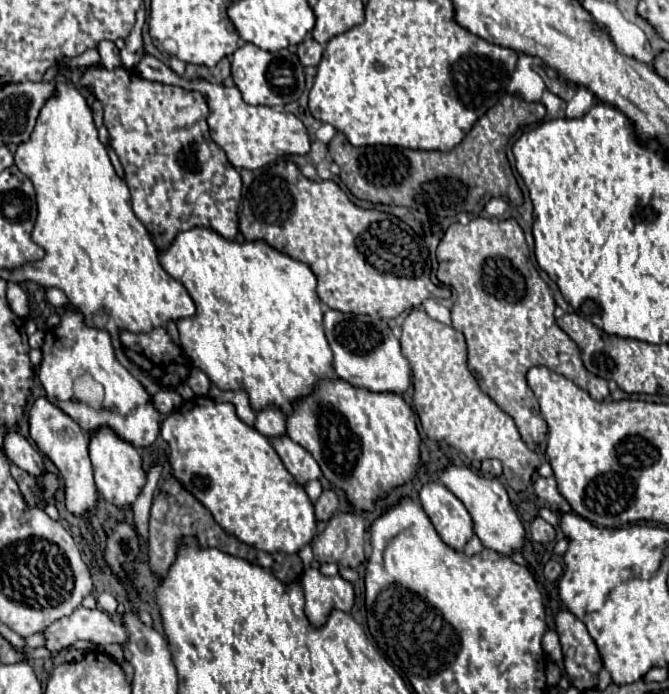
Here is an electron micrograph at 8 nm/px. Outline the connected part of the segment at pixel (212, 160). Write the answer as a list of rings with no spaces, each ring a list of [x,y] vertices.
[[[93,65],[85,71],[81,83],[85,87],[91,87],[95,97],[105,107],[105,127],[109,131],[109,145],[113,147],[123,165],[125,183],[131,191],[133,211],[151,233],[153,243],[159,249],[165,249],[179,231],[197,225],[211,227],[223,237],[235,239],[239,233],[237,207],[241,199],[241,177],[235,167],[227,161],[223,149],[219,149],[209,135],[209,109],[203,95],[197,91],[187,91],[183,87],[147,81],[123,67],[107,71],[101,65]]]

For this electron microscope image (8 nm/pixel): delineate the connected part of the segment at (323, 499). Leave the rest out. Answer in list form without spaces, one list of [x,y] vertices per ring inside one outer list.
[[[325,489],[325,491],[321,493],[321,497],[317,499],[317,503],[315,503],[317,521],[329,519],[329,517],[337,511],[337,505],[339,505],[339,499],[337,499],[335,491],[333,491],[333,489]]]

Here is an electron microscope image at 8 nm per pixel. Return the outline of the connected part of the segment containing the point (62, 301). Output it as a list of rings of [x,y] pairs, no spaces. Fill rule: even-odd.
[[[47,287],[45,289],[45,297],[47,297],[47,301],[53,305],[53,307],[67,307],[67,297],[65,297],[65,293],[61,291],[61,289],[55,289],[55,287]]]

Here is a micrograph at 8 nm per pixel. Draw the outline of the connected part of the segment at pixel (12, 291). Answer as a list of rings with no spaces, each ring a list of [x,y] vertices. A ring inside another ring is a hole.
[[[7,282],[6,291],[9,306],[13,309],[13,313],[21,319],[28,319],[30,313],[30,303],[27,293],[17,285],[17,283]]]

